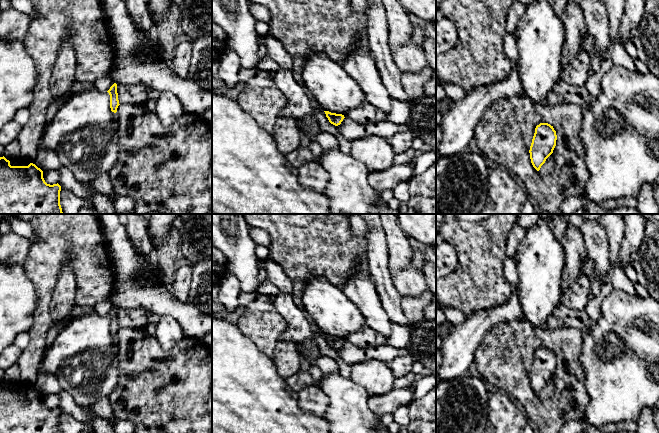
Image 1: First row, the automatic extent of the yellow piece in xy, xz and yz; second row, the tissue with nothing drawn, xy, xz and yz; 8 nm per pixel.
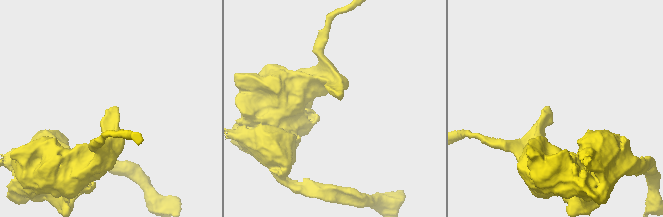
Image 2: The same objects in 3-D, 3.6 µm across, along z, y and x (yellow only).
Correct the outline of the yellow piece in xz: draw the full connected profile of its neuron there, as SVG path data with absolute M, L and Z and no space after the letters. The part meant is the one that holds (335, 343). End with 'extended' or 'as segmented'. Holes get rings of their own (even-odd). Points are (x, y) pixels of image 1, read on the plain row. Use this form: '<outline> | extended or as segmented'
M324 335L324 336L329 346L335 350L340 349L343 343L345 342L344 339L342 338L331 337L329 335Z | as segmented

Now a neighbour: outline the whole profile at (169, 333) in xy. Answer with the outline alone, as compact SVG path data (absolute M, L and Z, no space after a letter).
M164 315L156 324L155 338L164 350L170 350L185 338L185 334L174 318Z

